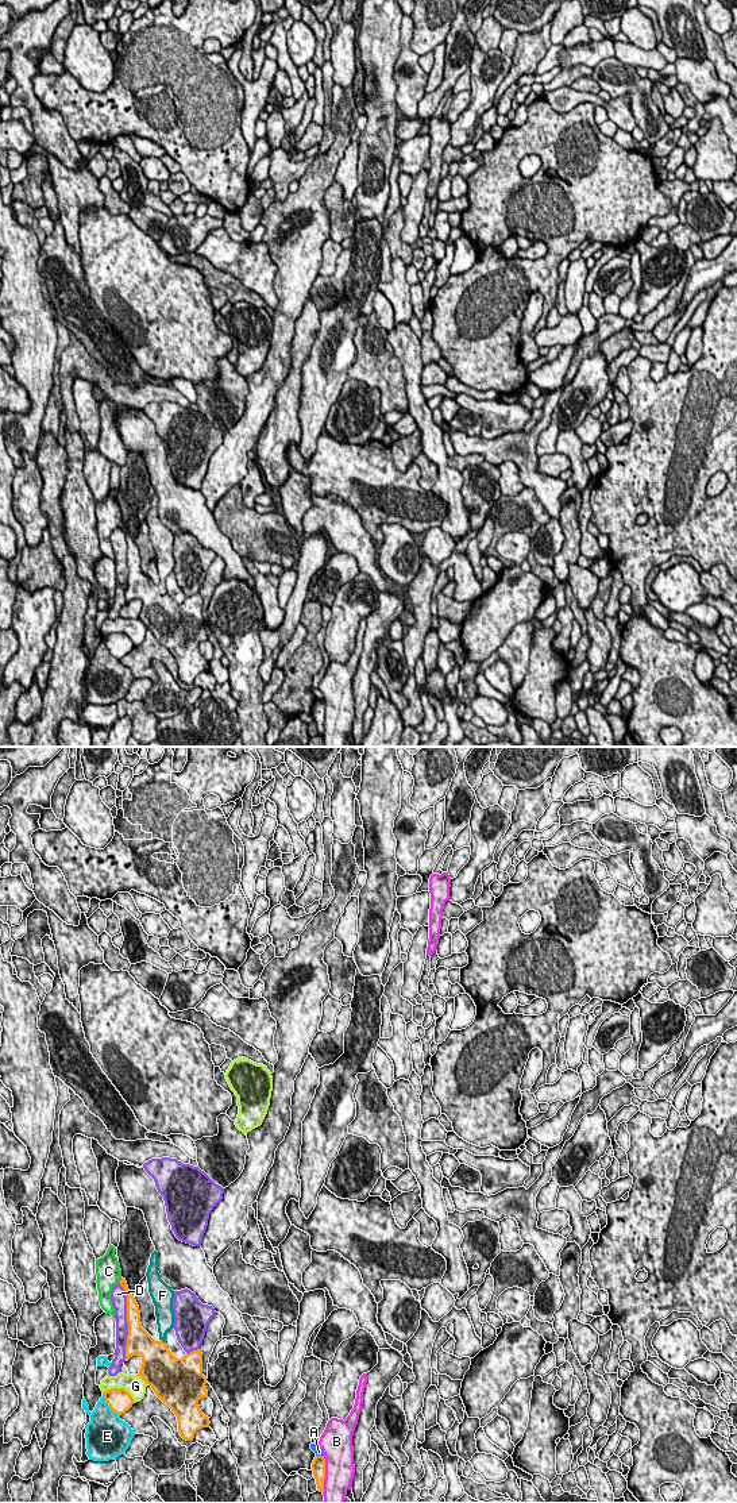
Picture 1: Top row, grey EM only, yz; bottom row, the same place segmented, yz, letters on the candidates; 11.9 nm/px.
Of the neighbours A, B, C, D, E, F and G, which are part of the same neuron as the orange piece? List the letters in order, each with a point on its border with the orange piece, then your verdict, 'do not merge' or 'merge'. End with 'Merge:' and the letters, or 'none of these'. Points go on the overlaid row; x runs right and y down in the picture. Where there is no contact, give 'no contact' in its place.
A: meets orange in yz at (320, 1456); do not merge
B: meets orange in yz at (324, 1475); do not merge
C: meets orange in yz at (120, 1280); do not merge
D: meets orange in yz at (127, 1321); do not merge
E: meets orange in yz at (108, 1405); do not merge
F: meets orange in yz at (161, 1340); merge
G: meets orange in yz at (120, 1388); do not merge
Merge: F

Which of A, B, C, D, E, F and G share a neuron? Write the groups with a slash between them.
A / B / C / D / E / F / G

